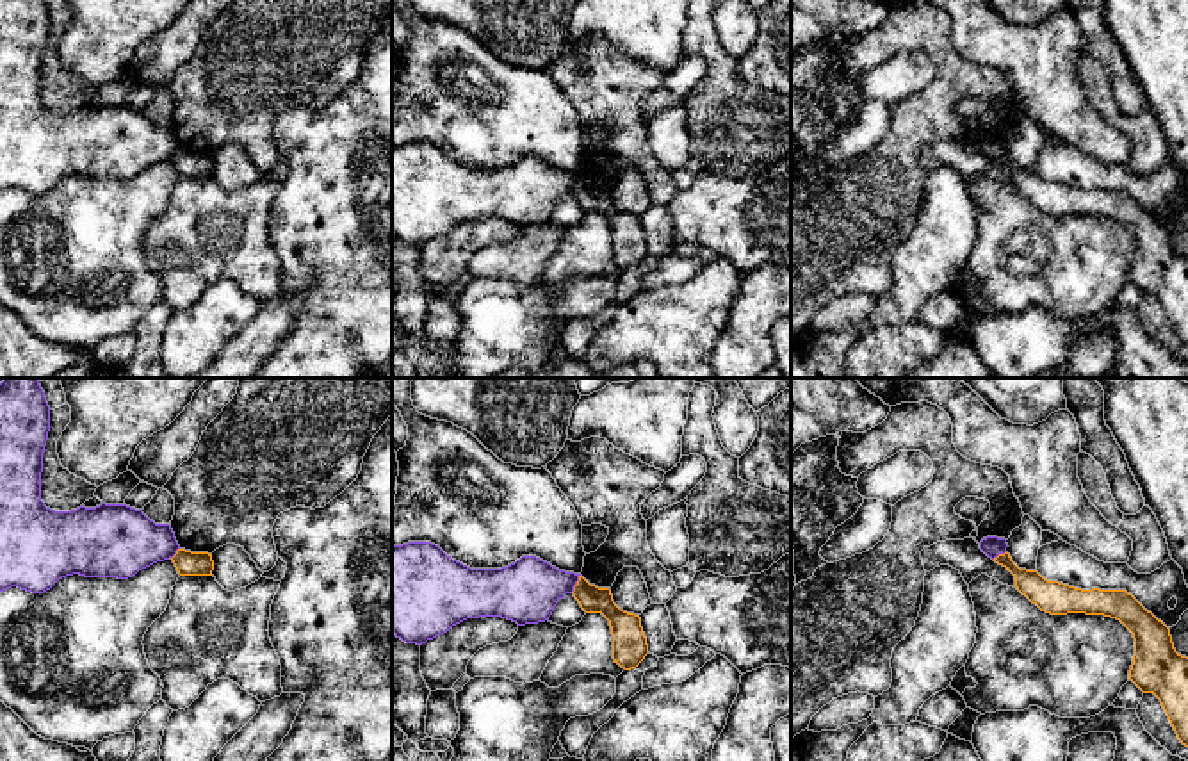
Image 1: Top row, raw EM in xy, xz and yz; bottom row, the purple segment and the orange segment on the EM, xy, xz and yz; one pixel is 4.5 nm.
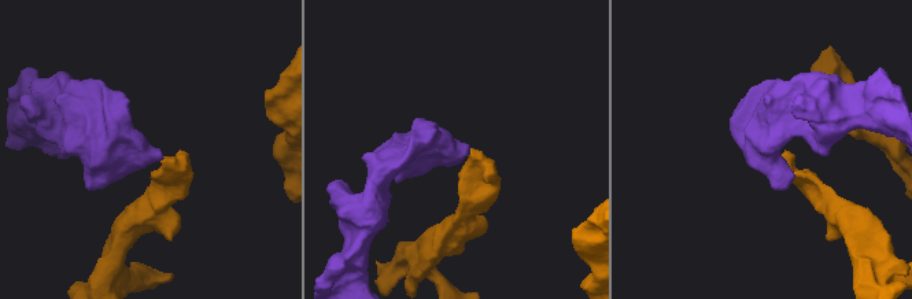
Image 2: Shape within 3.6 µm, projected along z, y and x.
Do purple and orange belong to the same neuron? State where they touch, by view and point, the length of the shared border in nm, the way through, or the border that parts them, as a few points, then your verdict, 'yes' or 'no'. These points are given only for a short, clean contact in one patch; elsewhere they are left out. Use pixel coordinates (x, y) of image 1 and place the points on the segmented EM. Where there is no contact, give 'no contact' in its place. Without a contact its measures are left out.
meets purple in xz at (576, 583); contact 100 nm long; border along xz (579, 574), (570, 592); no

